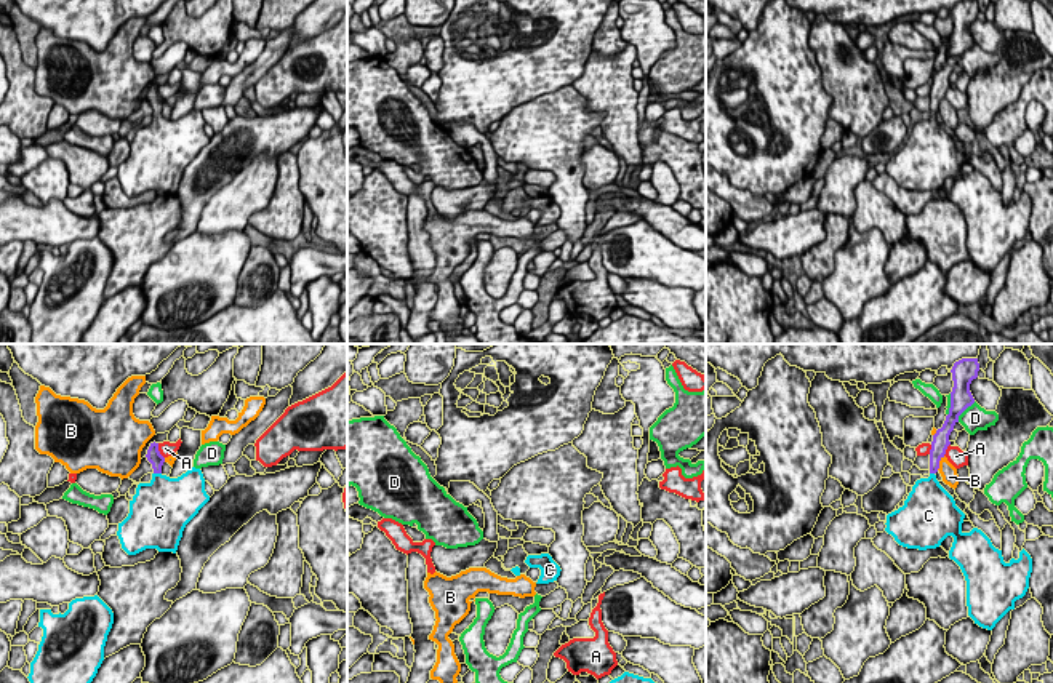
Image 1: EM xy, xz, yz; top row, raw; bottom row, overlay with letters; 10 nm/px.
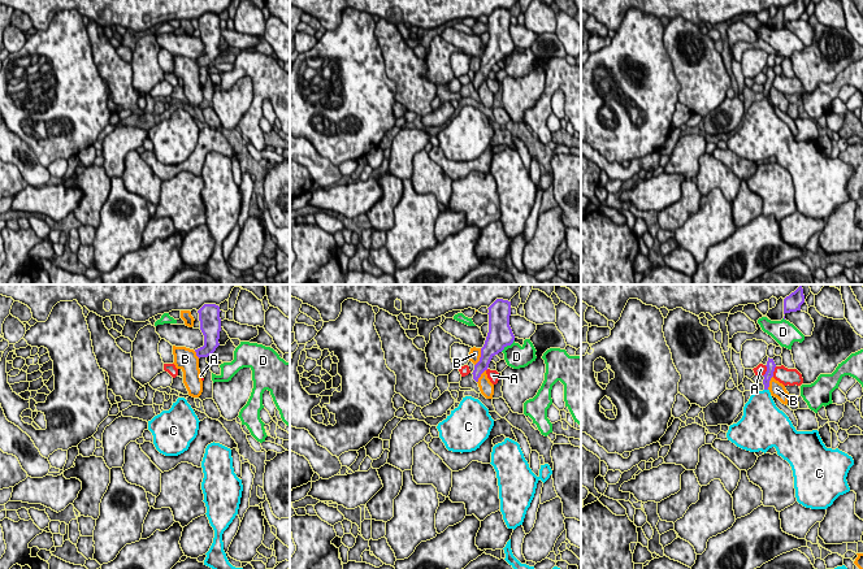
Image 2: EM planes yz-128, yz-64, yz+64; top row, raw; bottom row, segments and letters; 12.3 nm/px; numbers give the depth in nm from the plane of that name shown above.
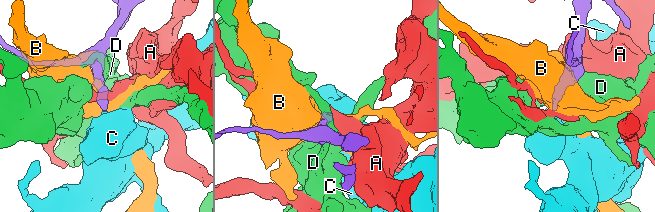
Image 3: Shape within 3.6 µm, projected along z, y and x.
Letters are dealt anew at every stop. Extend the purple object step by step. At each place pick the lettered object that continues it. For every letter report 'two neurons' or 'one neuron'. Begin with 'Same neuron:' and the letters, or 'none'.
Same neuron: C
A: two neurons
B: two neurons
C: one neuron
D: two neurons

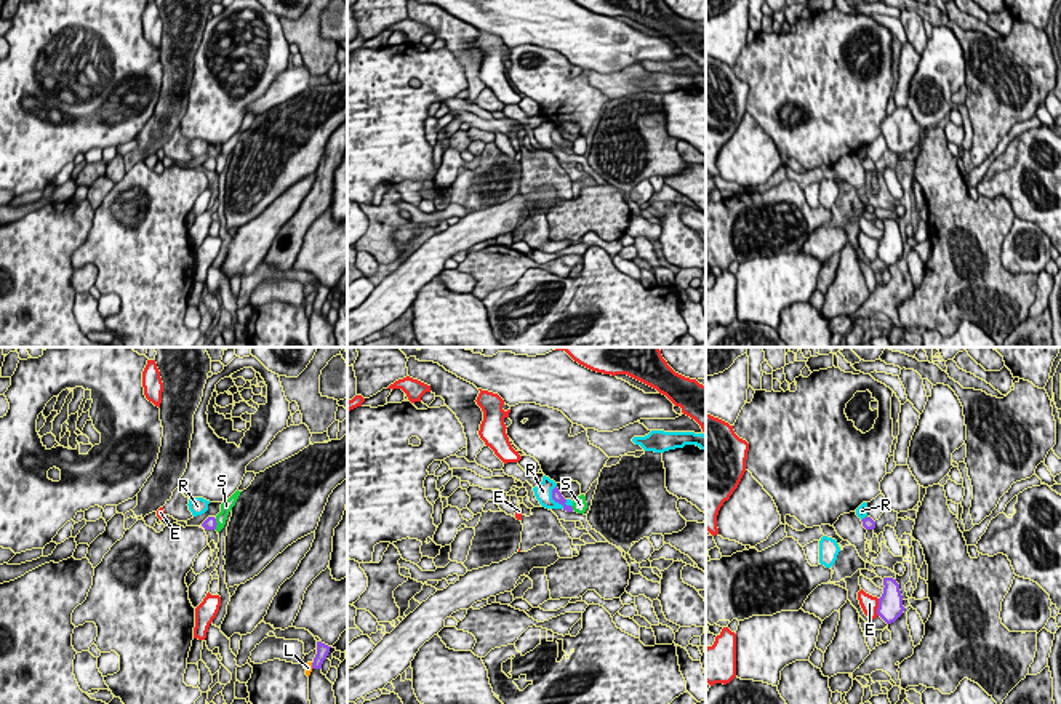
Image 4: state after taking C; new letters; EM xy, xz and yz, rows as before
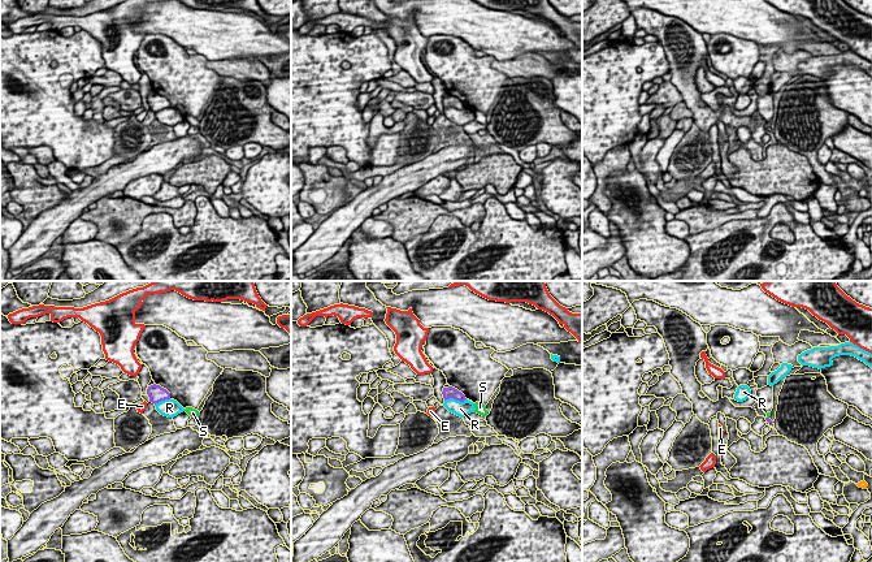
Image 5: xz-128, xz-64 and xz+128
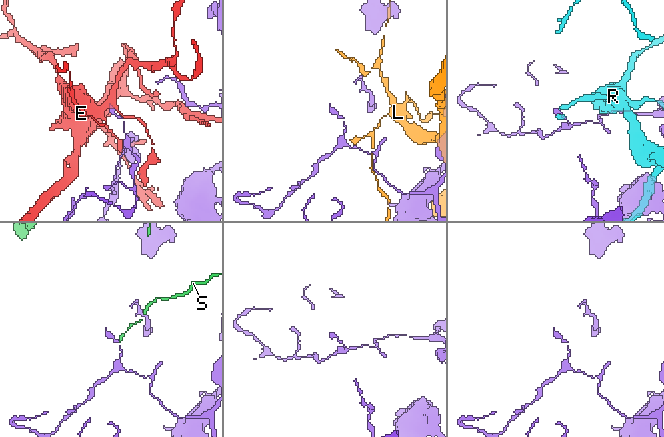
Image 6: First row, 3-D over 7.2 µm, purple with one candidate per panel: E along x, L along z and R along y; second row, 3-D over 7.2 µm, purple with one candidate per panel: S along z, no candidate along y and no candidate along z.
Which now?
Same neuron: none
E: two neurons
L: two neurons
R: two neurons
S: two neurons

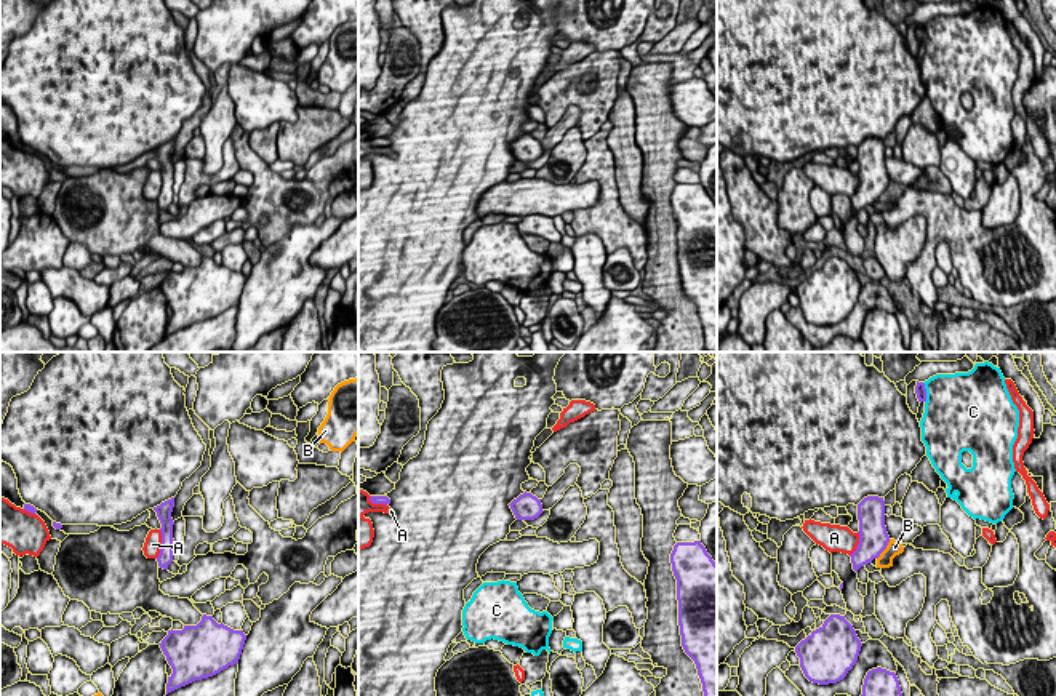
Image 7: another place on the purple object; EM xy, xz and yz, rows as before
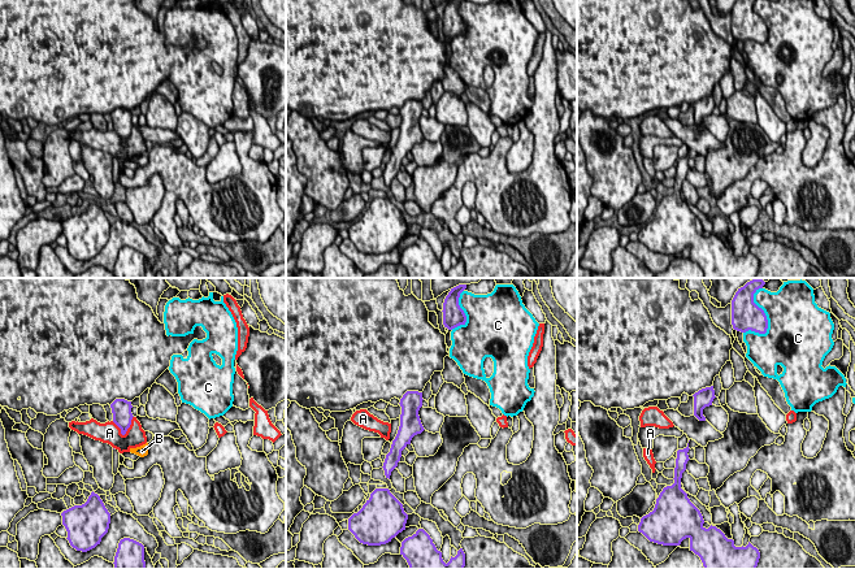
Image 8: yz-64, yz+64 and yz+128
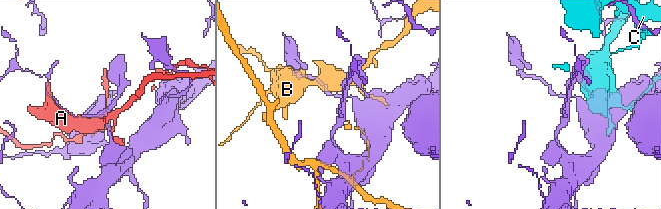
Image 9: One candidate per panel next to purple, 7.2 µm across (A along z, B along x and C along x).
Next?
Same neuron: none
A: two neurons
B: two neurons
C: two neurons

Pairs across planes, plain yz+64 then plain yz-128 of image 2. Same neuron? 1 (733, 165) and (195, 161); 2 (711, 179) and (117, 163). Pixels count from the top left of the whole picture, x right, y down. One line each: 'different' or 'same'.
1: same
2: different

